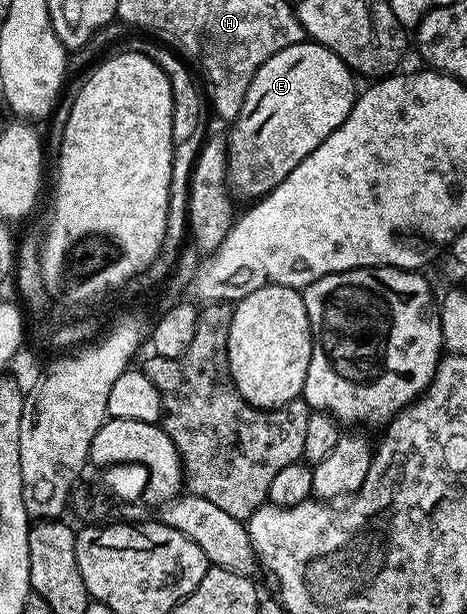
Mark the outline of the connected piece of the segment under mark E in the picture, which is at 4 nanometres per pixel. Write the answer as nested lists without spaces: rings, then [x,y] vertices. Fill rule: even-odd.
[[[311,40],[292,44],[276,52],[276,56],[264,60],[264,64],[260,64],[252,76],[244,104],[238,117],[233,119],[231,126],[234,127],[228,133],[226,168],[231,191],[239,199],[258,200],[278,187],[288,176],[288,172],[292,172],[292,168],[300,164],[300,160],[308,157],[328,135],[344,124],[348,112],[352,112],[354,107],[354,81],[355,73],[336,52]]]

